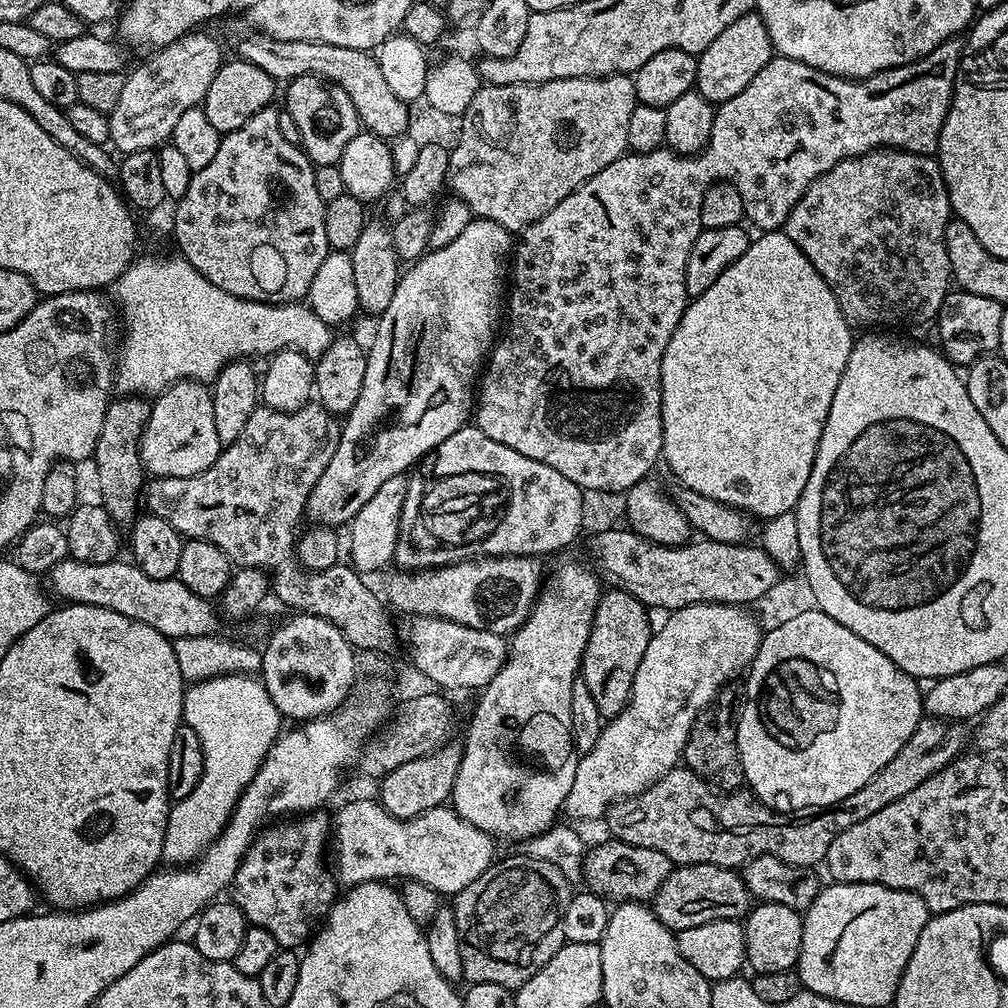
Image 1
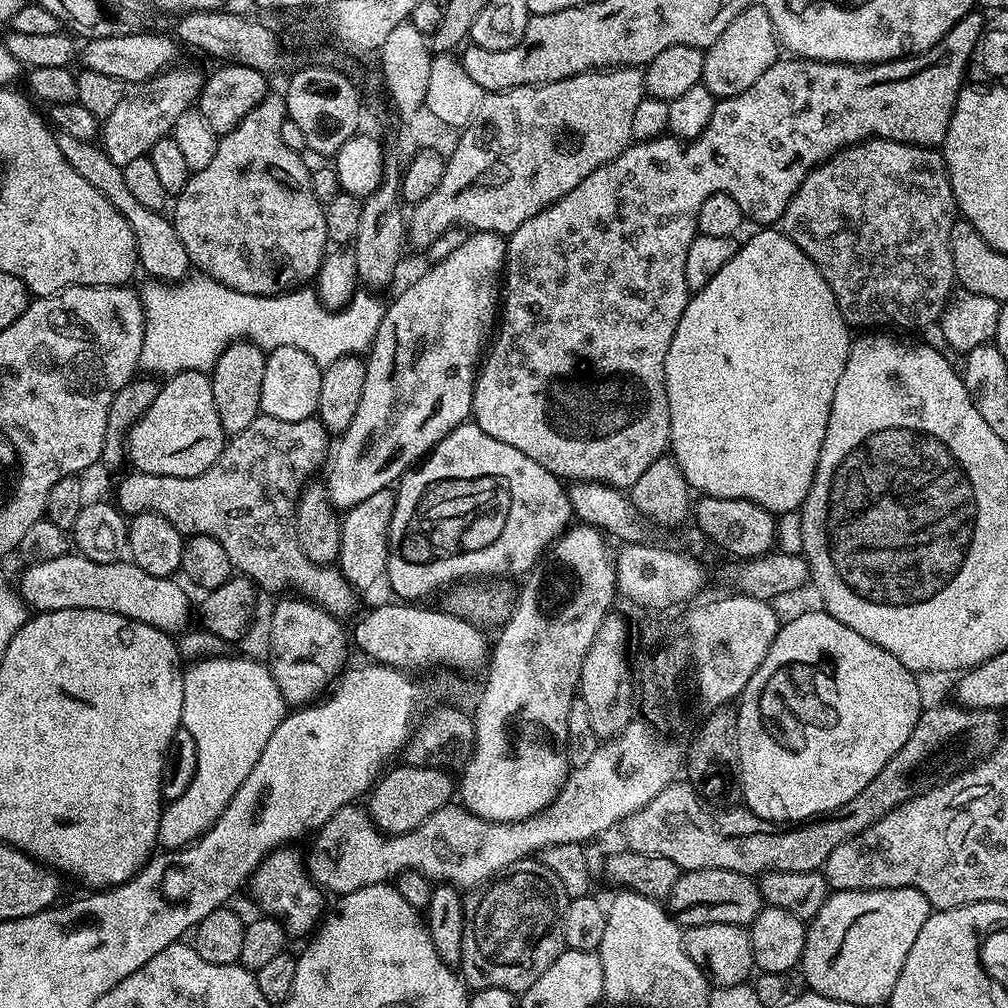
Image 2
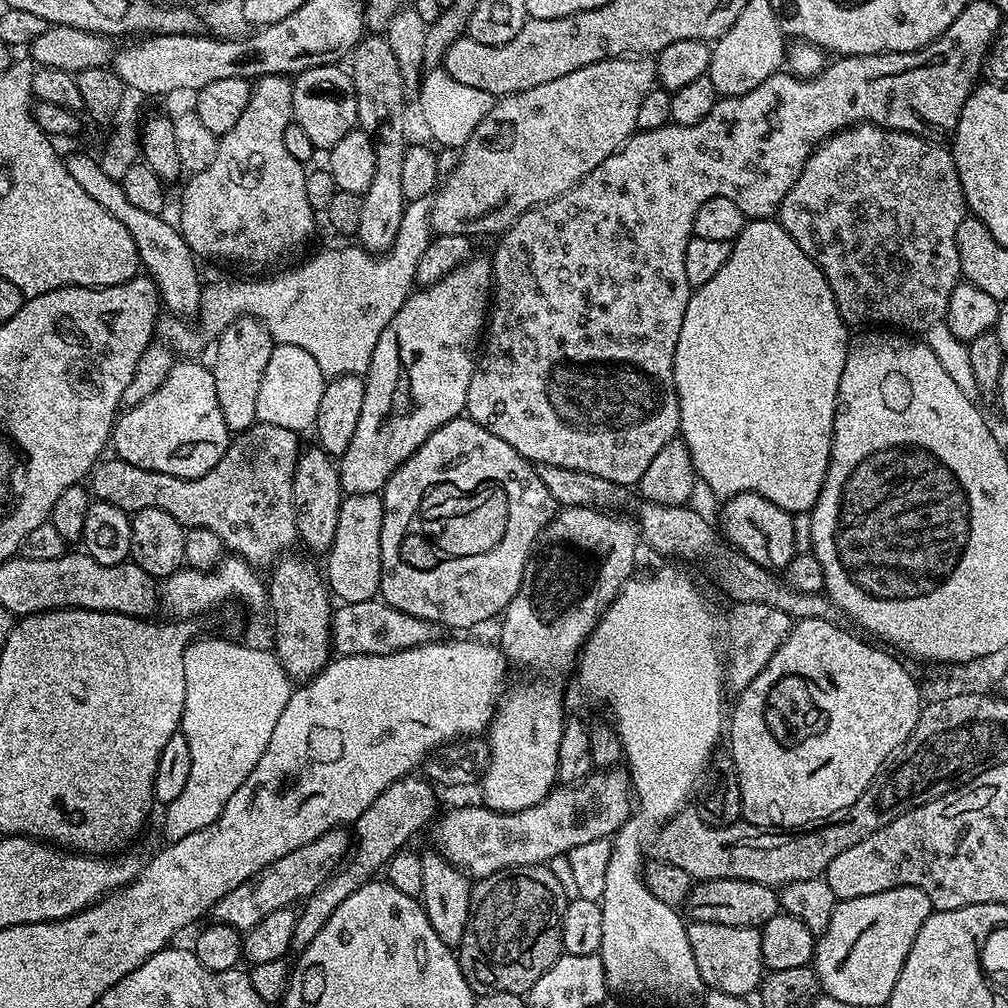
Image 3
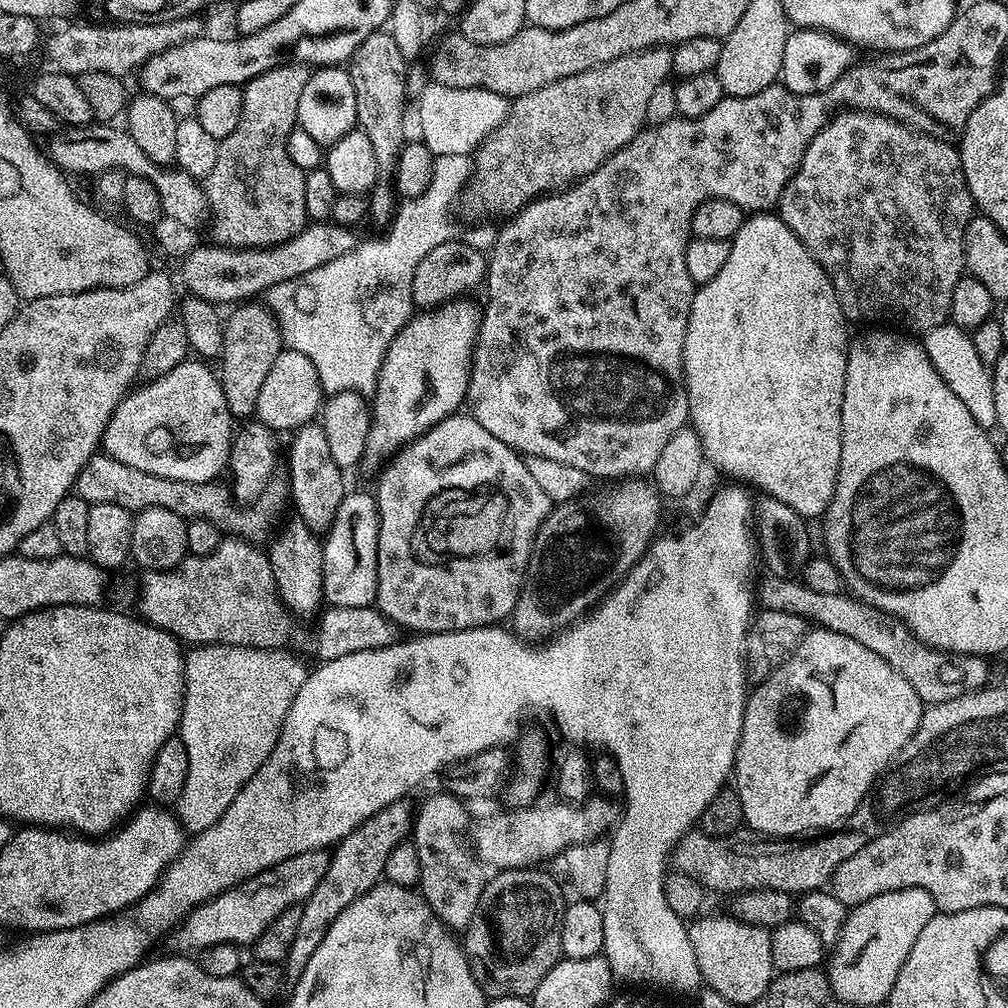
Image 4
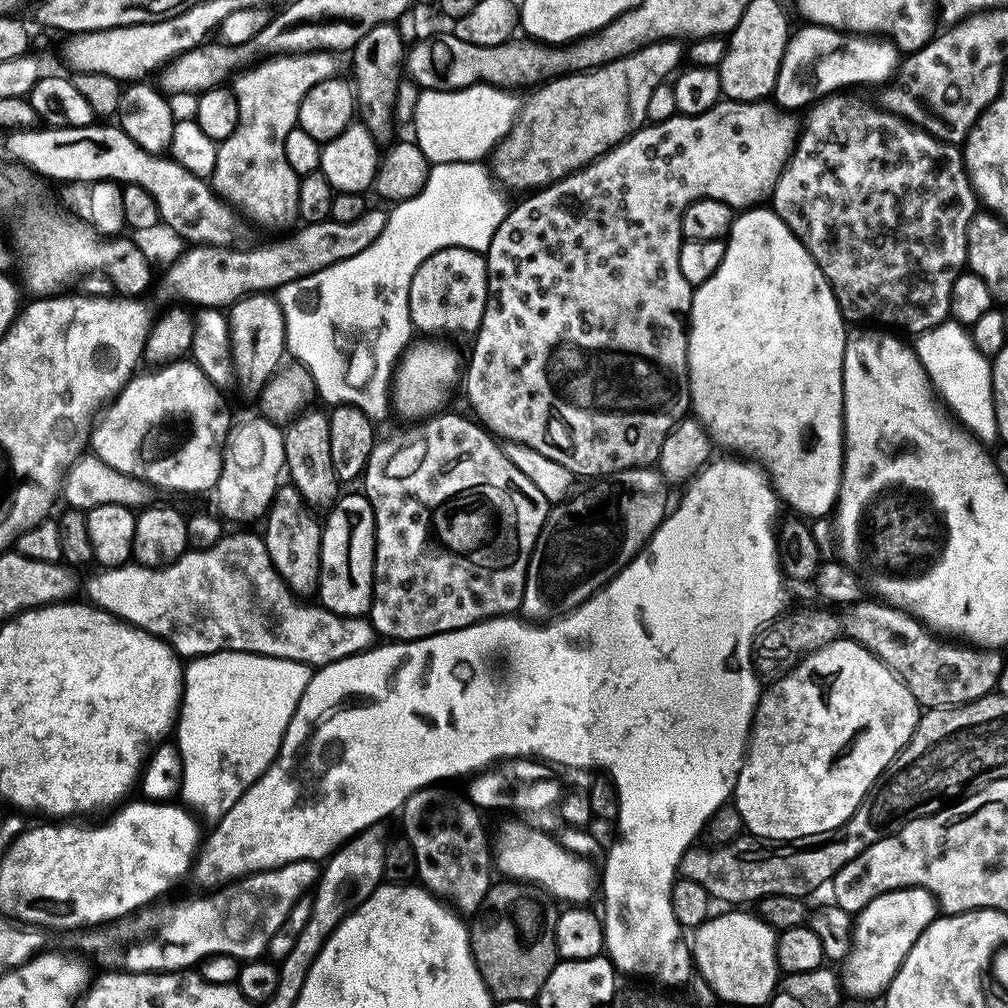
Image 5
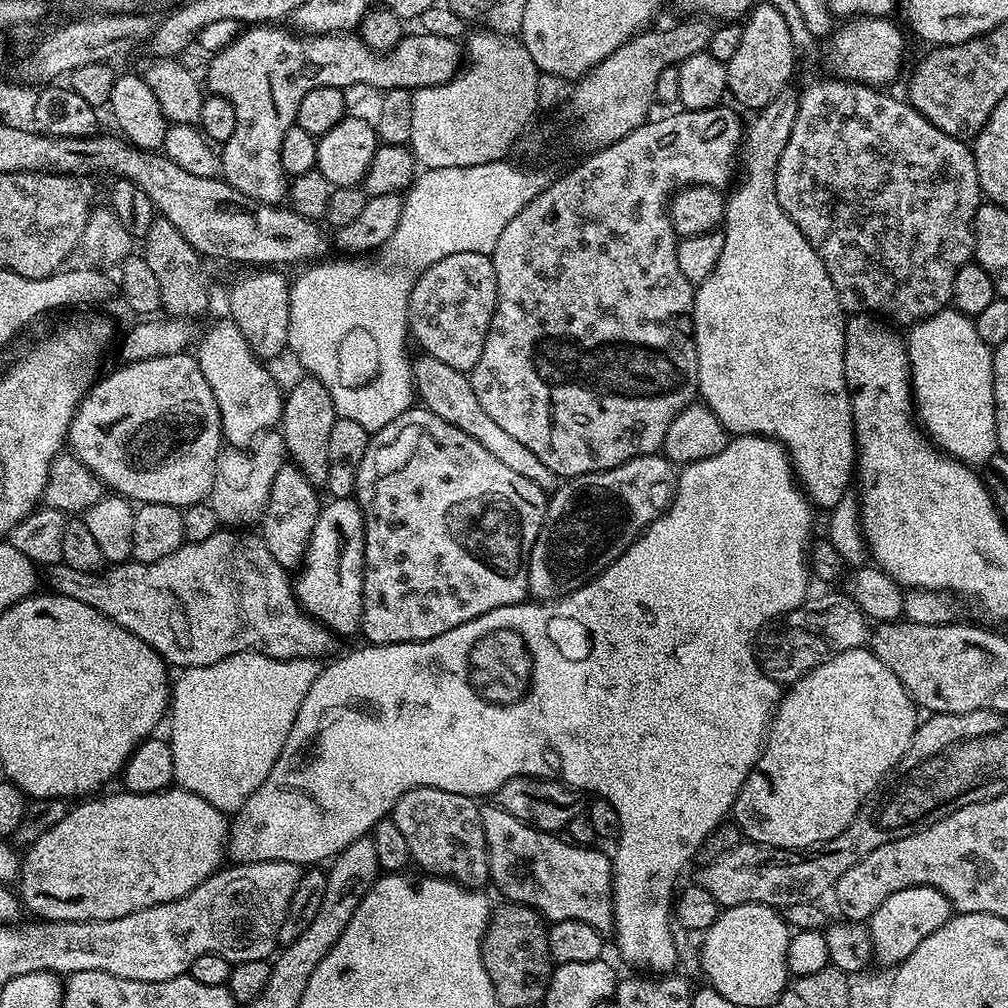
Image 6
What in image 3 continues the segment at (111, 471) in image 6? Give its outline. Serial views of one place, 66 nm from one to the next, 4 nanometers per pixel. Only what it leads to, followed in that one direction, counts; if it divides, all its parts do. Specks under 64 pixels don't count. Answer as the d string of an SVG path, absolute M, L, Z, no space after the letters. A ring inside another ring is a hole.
M184 358L177 362L170 370L166 382L162 382L162 386L158 386L158 390L154 390L154 394L150 394L150 398L131 405L127 410L119 413L118 419L112 429L110 444L113 449L116 447L115 455L119 459L130 462L130 466L142 466L142 470L154 470L162 474L174 474L178 478L186 478L187 480L193 480L202 474L206 474L224 457L224 451L230 447L230 433L226 426L226 418L222 418L222 406L218 406L218 390L214 390L214 374L211 367L207 363L195 364L192 358Z

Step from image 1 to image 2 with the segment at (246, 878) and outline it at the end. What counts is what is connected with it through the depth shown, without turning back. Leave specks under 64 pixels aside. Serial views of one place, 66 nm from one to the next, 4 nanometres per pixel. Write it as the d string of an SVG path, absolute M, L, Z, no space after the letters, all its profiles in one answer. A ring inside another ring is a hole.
M285 846L268 853L250 877L250 889L260 907L259 911L263 915L273 916L292 938L307 937L321 923L326 912L325 893L309 876L305 857L301 853L299 856L294 849Z

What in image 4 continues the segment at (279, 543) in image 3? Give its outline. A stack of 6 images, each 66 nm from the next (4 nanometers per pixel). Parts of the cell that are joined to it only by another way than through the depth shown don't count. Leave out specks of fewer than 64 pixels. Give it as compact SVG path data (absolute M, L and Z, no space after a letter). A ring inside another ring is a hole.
M107 454L91 456L82 466L74 485L75 495L94 504L117 504L133 514L144 508L165 508L174 510L174 514L183 516L185 520L209 520L217 524L225 533L249 542L260 542L267 530L268 516L260 512L253 518L250 513L236 508L237 501L233 493L223 488L220 482L207 484L191 484L178 482L174 478L158 478L158 474L146 474L146 470L134 470L134 466L126 466Z

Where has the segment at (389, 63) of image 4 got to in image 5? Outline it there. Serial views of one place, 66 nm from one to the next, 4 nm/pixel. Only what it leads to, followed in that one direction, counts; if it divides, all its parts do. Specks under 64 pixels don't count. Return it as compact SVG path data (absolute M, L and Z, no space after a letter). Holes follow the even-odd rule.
M395 23L378 24L362 34L355 48L351 49L351 56L351 79L354 81L359 119L368 127L377 144L387 145L393 139L392 126L398 111L396 95L400 92L400 72L402 76L402 67L406 62L406 41L400 36Z

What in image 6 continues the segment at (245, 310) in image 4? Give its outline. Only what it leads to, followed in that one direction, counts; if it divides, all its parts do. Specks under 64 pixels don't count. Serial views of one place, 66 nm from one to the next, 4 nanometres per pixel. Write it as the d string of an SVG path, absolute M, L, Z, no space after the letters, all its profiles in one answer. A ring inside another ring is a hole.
M252 270L249 276L244 276L232 288L228 296L230 319L236 323L238 330L242 330L242 338L250 346L254 355L261 360L271 361L271 356L276 356L280 351L288 348L288 327L290 326L290 287L289 277L284 277L280 270Z

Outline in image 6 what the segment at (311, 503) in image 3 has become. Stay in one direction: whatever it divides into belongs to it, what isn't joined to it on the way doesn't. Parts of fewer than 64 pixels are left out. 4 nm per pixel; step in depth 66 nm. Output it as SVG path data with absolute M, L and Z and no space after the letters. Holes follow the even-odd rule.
M305 375L284 398L284 413L280 415L278 431L284 439L287 459L306 474L314 485L323 486L330 474L330 430L338 419L330 390L315 376Z

